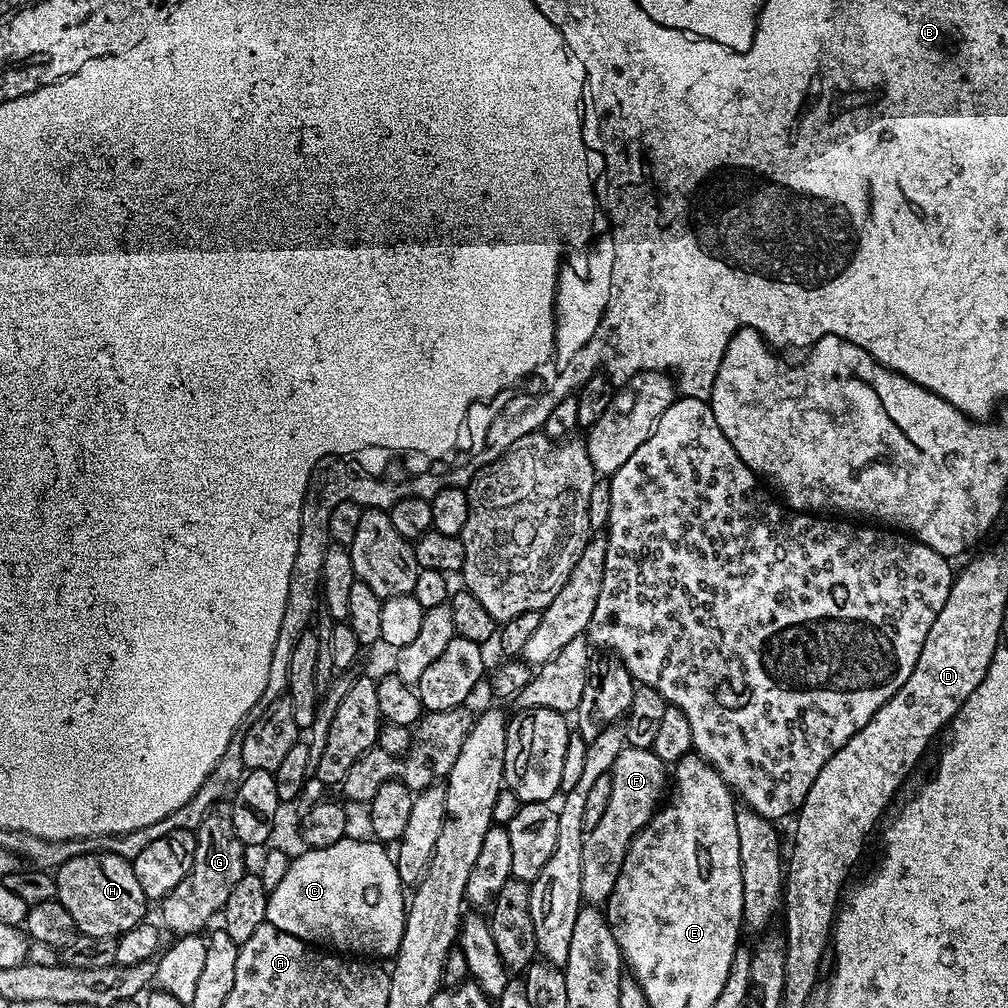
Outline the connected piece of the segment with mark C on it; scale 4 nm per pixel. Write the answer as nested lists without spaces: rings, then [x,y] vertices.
[[[345,838],[325,848],[305,847],[301,856],[293,855],[289,859],[282,882],[269,891],[267,923],[278,926],[278,930],[286,934],[294,934],[294,938],[305,940],[307,944],[323,946],[340,954],[347,953],[349,948],[352,951],[349,953],[364,958],[395,957],[404,933],[406,888],[400,882],[393,853],[388,853],[384,848],[387,847],[377,841],[352,841]]]

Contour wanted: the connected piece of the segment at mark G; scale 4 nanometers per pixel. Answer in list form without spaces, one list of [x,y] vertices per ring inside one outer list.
[[[221,802],[212,807],[202,818],[200,827],[195,829],[196,849],[194,850],[194,866],[190,866],[190,874],[170,890],[164,899],[159,901],[160,916],[164,919],[163,927],[176,932],[177,937],[191,936],[199,933],[212,919],[219,917],[226,906],[226,898],[230,898],[230,890],[238,886],[238,882],[246,875],[244,868],[244,852],[246,845],[234,834],[234,818],[232,805]]]

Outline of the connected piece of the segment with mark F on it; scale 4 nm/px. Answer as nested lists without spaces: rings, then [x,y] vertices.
[[[625,746],[622,754],[614,758],[614,766],[610,773],[610,803],[606,806],[598,826],[587,829],[582,850],[582,894],[589,905],[600,906],[607,901],[608,895],[614,890],[614,882],[618,882],[618,874],[624,865],[626,854],[630,850],[632,840],[643,830],[652,817],[656,815],[666,796],[670,784],[670,768],[654,754],[651,748],[629,748]]]

